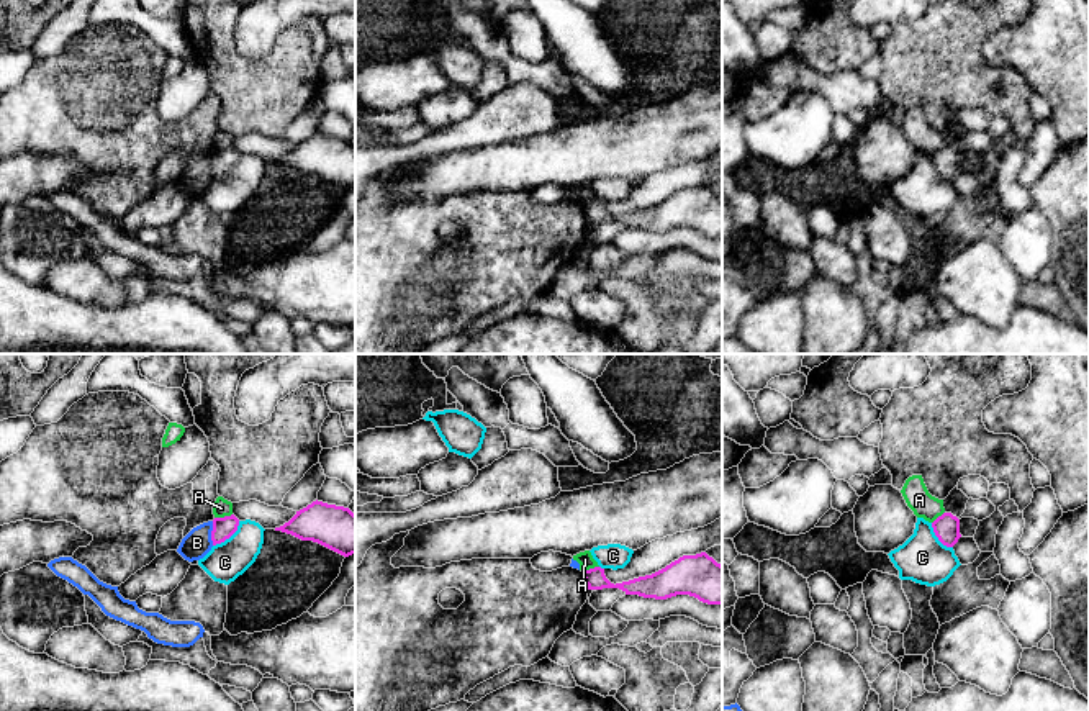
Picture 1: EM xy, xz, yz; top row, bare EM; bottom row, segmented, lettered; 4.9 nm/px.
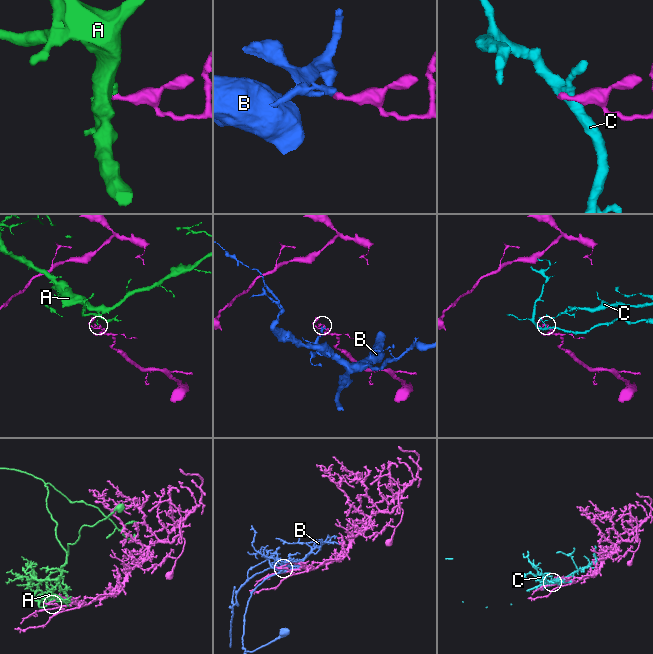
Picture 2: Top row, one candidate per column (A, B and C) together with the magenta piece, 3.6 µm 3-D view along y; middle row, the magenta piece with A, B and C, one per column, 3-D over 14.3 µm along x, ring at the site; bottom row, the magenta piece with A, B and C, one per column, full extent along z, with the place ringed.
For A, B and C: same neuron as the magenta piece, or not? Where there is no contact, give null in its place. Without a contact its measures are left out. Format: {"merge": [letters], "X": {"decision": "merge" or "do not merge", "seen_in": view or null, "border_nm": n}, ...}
{"merge": [], "A": {"decision": "do not merge", "seen_in": "xy", "border_nm": 90}, "B": {"decision": "do not merge", "seen_in": "xy", "border_nm": 120}, "C": {"decision": "do not merge", "seen_in": "xy", "border_nm": 180}}

